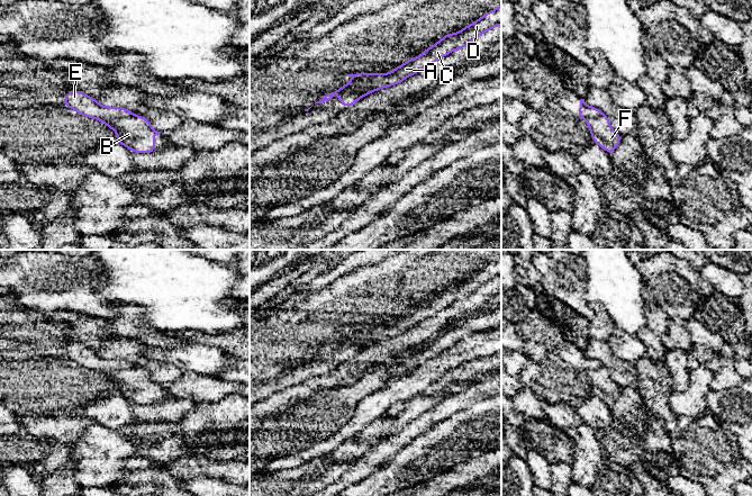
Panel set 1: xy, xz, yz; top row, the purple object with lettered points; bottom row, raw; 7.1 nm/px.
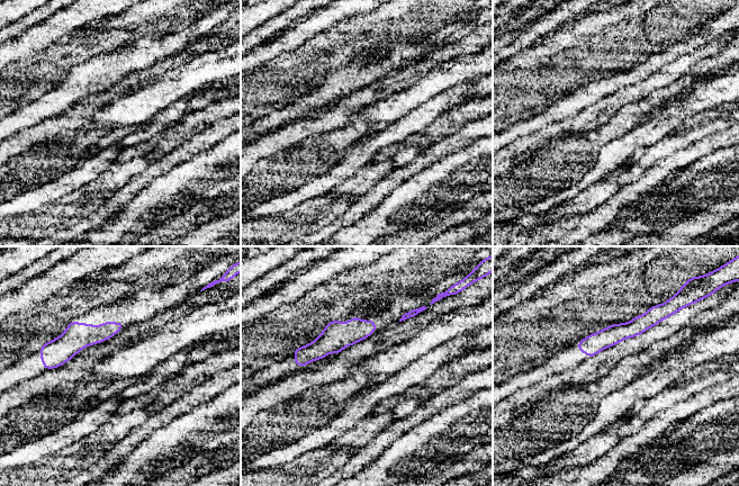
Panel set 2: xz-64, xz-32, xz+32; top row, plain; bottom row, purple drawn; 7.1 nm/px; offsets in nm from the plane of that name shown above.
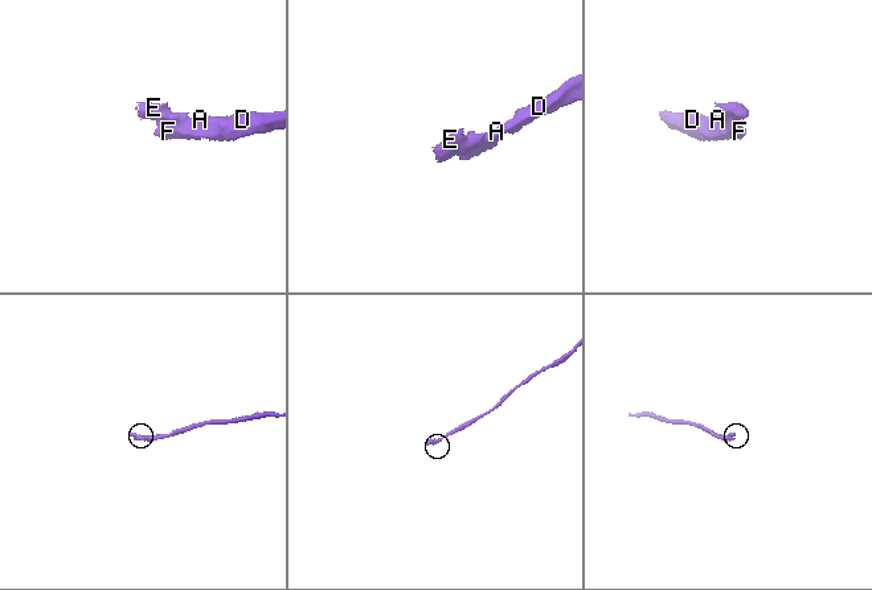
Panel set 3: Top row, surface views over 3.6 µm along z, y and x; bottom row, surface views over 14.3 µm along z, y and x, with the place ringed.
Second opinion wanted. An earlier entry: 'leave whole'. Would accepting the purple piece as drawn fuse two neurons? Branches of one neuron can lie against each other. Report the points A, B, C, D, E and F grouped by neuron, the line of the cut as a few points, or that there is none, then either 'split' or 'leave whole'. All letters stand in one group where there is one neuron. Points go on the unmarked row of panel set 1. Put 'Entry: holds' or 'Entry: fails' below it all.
A B C D F / E | xz (363, 324), (359, 326), (361, 332), (352, 334), (340, 348) | split
Entry: fails

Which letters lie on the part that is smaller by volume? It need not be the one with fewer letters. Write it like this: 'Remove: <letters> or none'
Remove: E

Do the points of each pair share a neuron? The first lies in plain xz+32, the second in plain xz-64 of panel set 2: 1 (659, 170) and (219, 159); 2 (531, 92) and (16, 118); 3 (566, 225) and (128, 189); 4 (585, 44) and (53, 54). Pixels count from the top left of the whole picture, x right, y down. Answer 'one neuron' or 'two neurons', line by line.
1: two neurons
2: two neurons
3: two neurons
4: one neuron

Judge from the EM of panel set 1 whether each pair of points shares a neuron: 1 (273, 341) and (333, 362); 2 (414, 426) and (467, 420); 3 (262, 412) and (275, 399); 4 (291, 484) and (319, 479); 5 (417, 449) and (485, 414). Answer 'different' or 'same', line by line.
1: different
2: different
3: same
4: same
5: same

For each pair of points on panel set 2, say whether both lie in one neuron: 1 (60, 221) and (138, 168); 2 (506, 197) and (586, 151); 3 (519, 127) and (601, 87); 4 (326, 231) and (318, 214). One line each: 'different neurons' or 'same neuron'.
1: same neuron
2: same neuron
3: same neuron
4: different neurons

